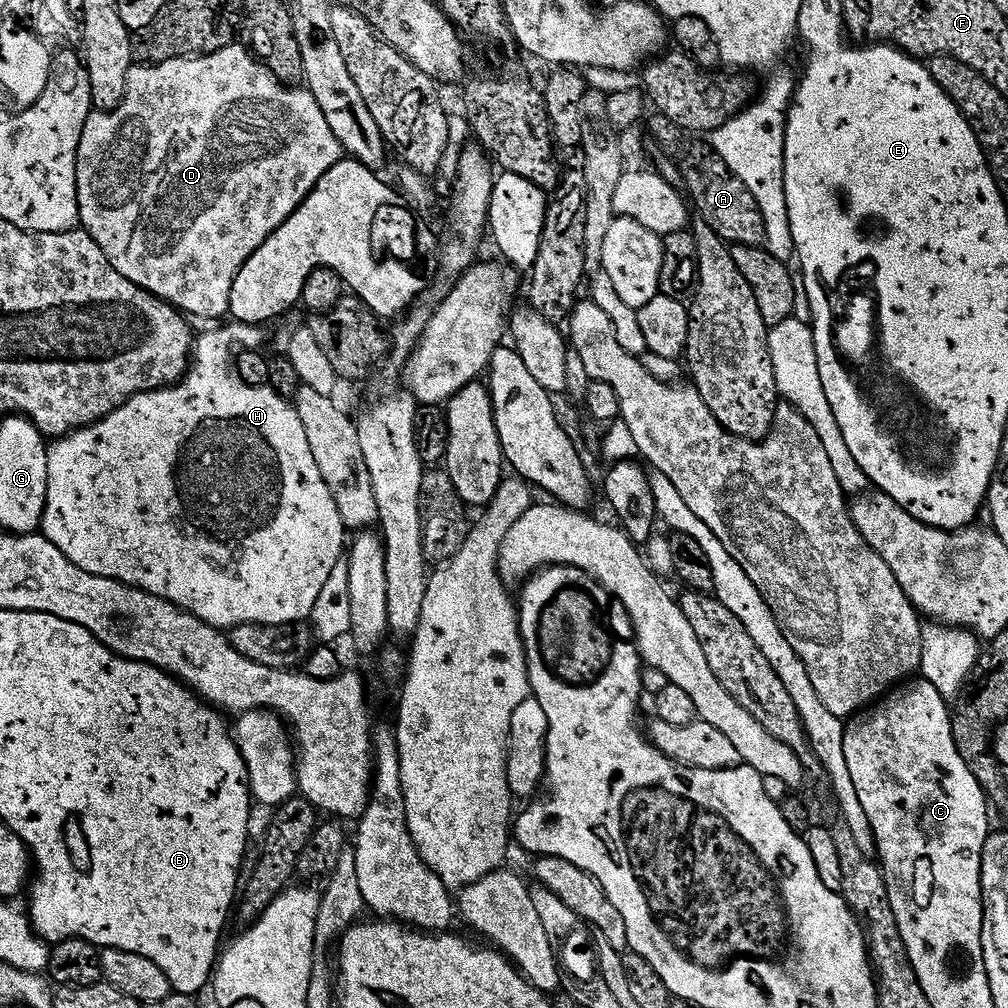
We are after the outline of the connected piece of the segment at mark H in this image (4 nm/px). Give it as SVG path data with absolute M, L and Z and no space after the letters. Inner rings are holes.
M227 323L195 337L190 367L175 384L152 388L149 392L135 392L127 402L119 404L101 420L95 420L84 428L73 428L68 435L53 439L47 445L46 502L39 531L54 542L54 546L58 546L58 550L62 550L62 554L74 562L74 566L90 574L133 584L144 592L193 612L199 620L215 624L221 630L227 630L234 624L283 626L303 621L311 613L318 590L322 590L326 578L330 578L330 570L334 570L345 551L346 529L342 518L338 518L338 506L334 506L330 490L326 490L326 482L322 482L322 474L318 474L314 454L310 454L310 446L306 442L306 430L302 430L295 407L289 401L287 404L272 386L250 386L238 378L236 356L245 348L259 349L260 343L266 340L265 329L258 324Z

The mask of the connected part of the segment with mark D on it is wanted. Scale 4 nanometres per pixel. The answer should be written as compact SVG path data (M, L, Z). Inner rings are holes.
M233 42L202 56L179 56L157 64L133 63L128 70L122 102L118 102L118 106L108 112L89 112L78 138L76 197L80 224L84 231L90 234L90 238L94 238L94 242L98 242L98 246L102 246L102 254L106 254L110 266L114 266L118 274L130 278L130 282L139 288L151 292L159 300L164 300L189 317L223 317L227 313L230 286L242 262L246 262L246 258L250 258L250 254L262 246L264 239L304 201L318 178L322 178L322 174L326 174L326 170L330 170L330 166L342 158L338 138L334 138L334 130L330 130L322 110L318 110L314 94L310 94L303 86L282 84L243 43L240 44Z

